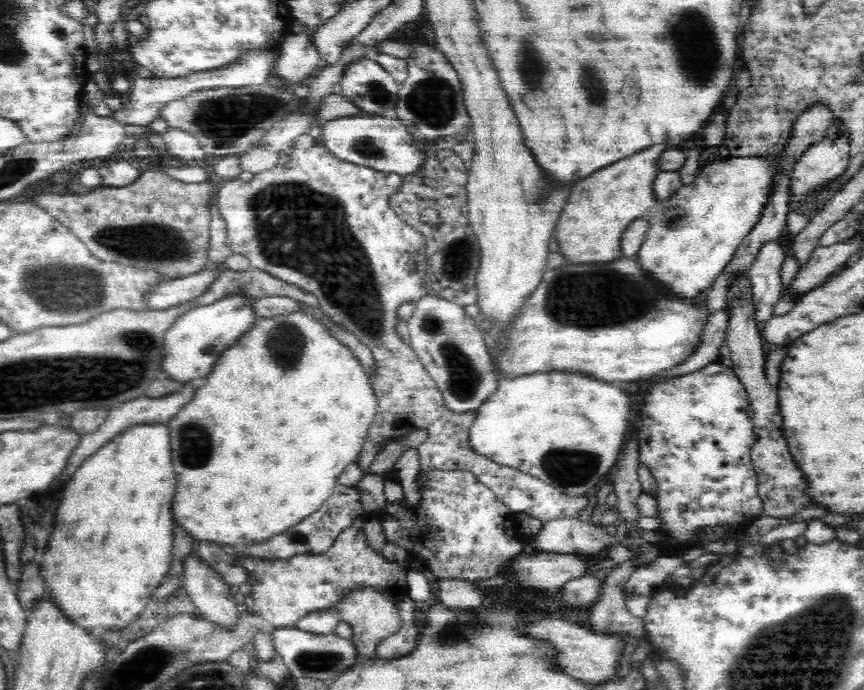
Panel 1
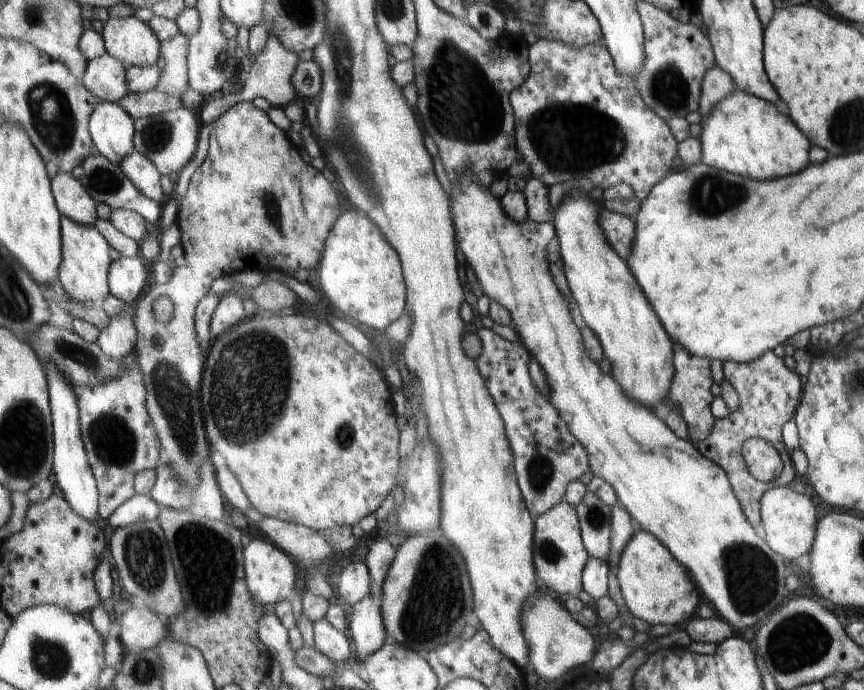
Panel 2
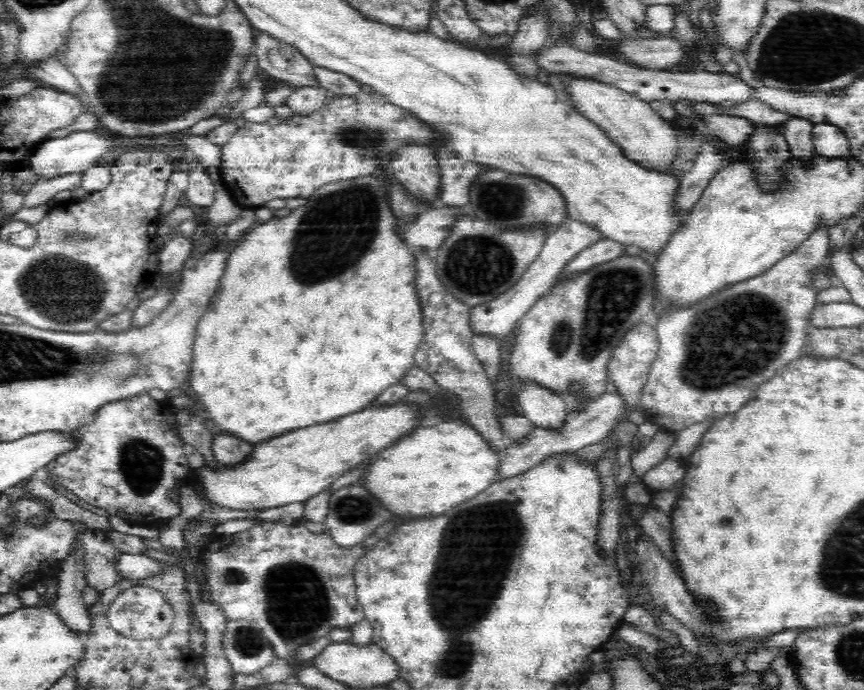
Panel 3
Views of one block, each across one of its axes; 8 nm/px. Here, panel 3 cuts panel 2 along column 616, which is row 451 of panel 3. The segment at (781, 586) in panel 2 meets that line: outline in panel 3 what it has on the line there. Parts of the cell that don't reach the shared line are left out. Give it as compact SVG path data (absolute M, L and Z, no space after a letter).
M460 420L436 421L434 428L418 428L414 434L390 446L372 462L364 482L384 506L402 518L425 519L445 514L499 481L501 456Z

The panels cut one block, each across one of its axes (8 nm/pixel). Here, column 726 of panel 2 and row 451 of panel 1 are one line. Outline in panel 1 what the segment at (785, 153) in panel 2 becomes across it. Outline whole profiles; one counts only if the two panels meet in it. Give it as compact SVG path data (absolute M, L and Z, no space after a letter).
M167 423L156 424L137 424L130 426L117 434L99 448L92 456L89 456L82 462L80 468L72 474L70 482L64 484L64 500L58 508L56 514L56 530L48 542L48 550L44 554L44 562L42 562L42 579L48 585L47 596L54 601L54 605L58 605L58 610L74 625L80 625L84 629L94 630L96 627L104 627L106 629L119 629L127 624L136 622L148 604L150 594L158 585L162 584L164 576L170 570L173 562L173 536L176 526L172 515L172 501L176 495L178 484L176 484L176 474L172 468L172 460L170 460L170 429Z

